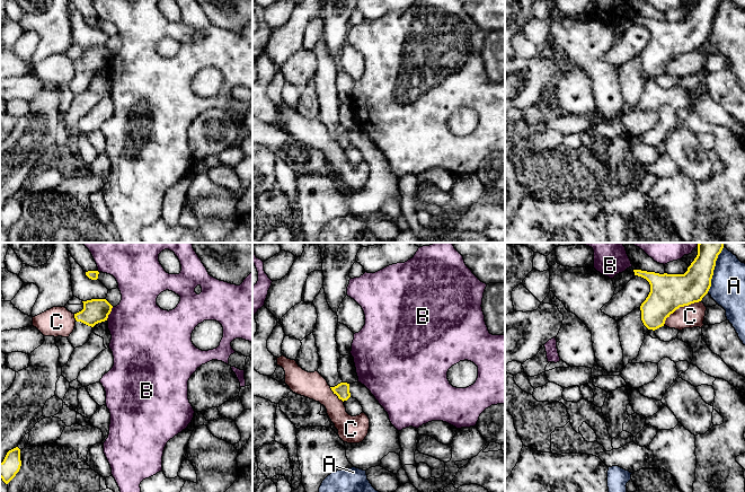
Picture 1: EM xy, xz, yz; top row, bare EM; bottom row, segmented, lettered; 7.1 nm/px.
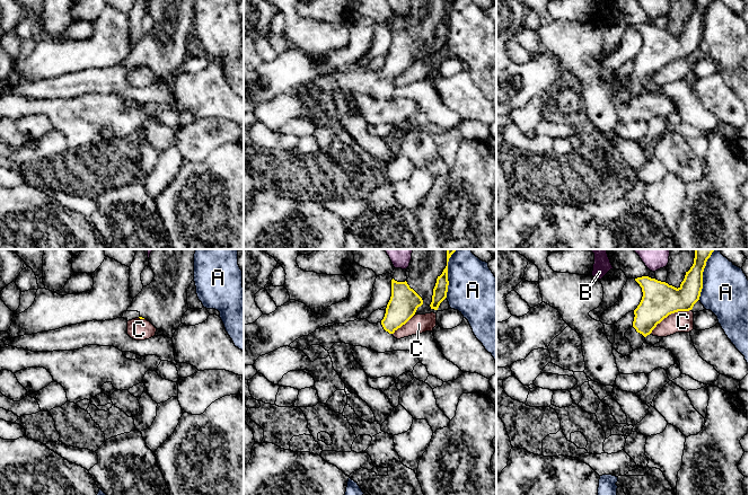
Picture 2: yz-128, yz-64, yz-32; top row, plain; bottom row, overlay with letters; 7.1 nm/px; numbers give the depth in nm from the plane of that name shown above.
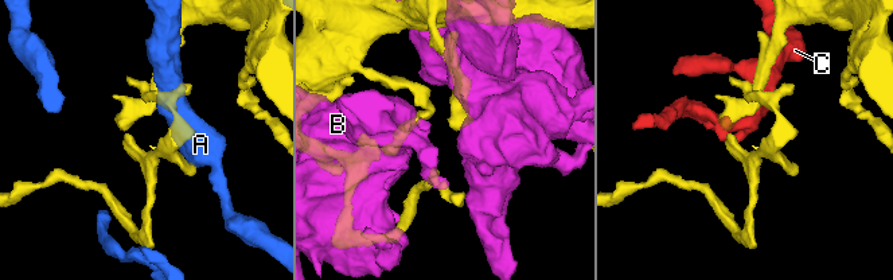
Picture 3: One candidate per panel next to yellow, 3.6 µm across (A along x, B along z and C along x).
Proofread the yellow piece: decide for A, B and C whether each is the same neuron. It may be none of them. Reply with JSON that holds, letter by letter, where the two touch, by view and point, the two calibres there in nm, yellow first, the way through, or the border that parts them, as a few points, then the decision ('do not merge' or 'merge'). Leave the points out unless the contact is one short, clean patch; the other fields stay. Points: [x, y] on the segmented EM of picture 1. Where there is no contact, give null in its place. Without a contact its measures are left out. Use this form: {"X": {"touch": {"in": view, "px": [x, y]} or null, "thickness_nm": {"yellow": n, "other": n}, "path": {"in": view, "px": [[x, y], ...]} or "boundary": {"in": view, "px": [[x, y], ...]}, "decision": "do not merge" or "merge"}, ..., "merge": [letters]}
{"A": {"touch": {"in": "yz", "px": [714, 269]}, "thickness_nm": {"yellow": 220, "other": 240}, "decision": "do not merge"}, "B": {"touch": {"in": "xy", "px": [109, 313]}, "thickness_nm": {"yellow": 180, "other": 420}, "decision": "do not merge"}, "C": {"touch": {"in": "yz", "px": [680, 306]}, "thickness_nm": {"yellow": 260, "other": 160}, "decision": "do not merge"}, "merge": []}

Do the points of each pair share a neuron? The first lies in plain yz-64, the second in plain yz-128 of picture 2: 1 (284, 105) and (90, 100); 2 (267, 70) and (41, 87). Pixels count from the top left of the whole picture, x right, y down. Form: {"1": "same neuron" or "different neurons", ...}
{"1": "same neuron", "2": "different neurons"}

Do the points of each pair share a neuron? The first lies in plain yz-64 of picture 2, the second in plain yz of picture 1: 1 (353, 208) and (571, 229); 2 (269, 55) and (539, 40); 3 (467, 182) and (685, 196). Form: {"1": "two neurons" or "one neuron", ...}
{"1": "two neurons", "2": "two neurons", "3": "two neurons"}

